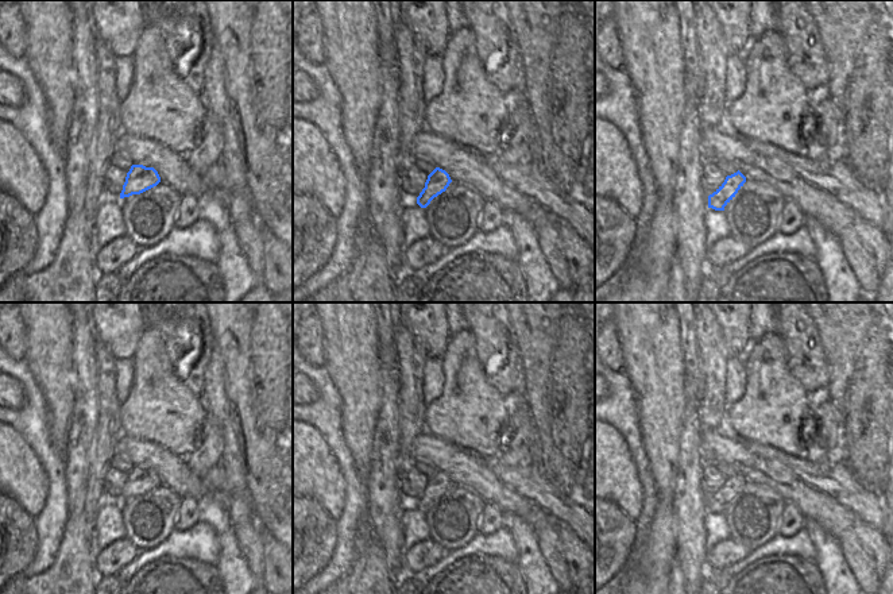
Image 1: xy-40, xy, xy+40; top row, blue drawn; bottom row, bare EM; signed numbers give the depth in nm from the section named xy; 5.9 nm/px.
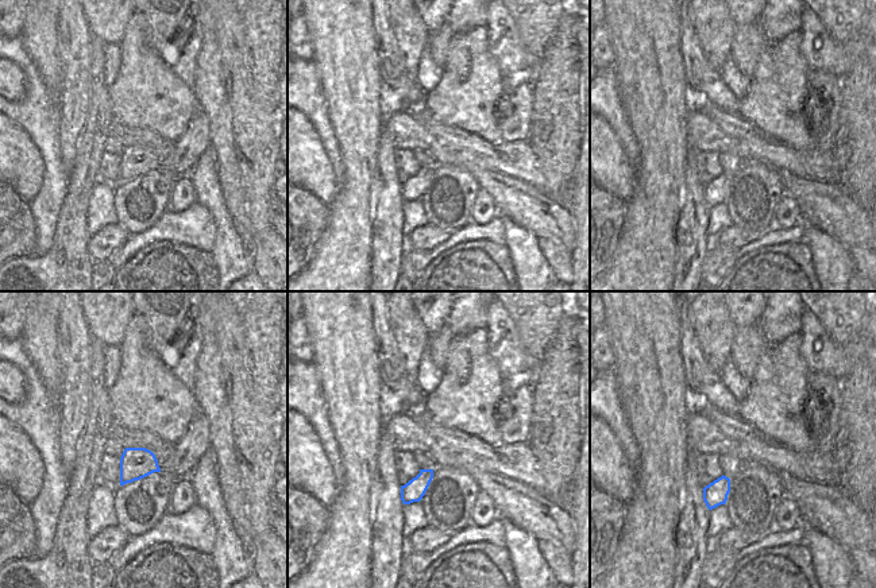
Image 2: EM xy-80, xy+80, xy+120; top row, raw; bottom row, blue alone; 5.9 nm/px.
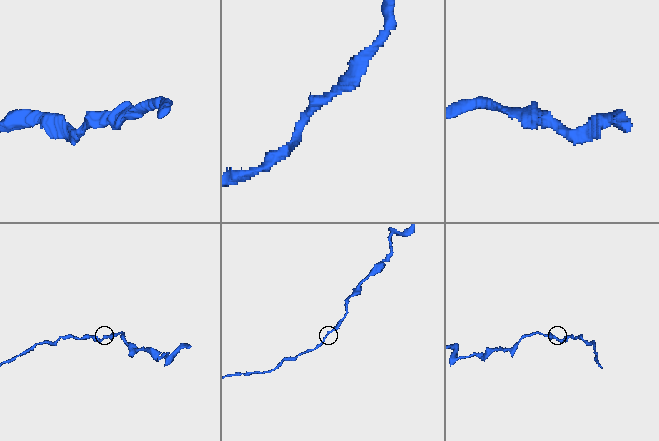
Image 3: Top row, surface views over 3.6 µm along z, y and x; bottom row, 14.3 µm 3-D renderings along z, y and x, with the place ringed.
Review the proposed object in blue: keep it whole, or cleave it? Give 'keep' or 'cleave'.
keep

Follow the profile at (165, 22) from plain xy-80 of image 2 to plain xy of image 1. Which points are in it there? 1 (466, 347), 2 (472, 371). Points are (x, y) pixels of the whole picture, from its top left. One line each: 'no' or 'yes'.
1: no
2: no

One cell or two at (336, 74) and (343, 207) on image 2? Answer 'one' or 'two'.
one

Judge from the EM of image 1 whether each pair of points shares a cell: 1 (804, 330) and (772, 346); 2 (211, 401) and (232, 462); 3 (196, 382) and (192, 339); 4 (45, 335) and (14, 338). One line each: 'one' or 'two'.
1: two
2: one
3: one
4: two

